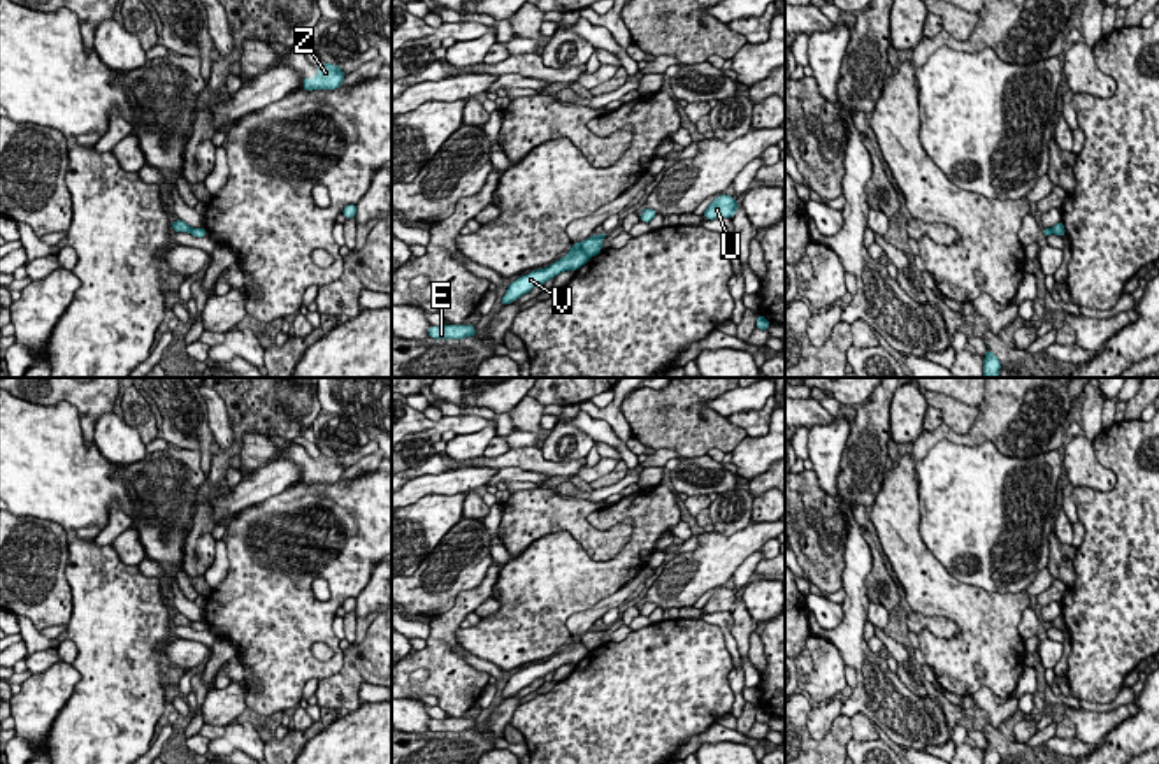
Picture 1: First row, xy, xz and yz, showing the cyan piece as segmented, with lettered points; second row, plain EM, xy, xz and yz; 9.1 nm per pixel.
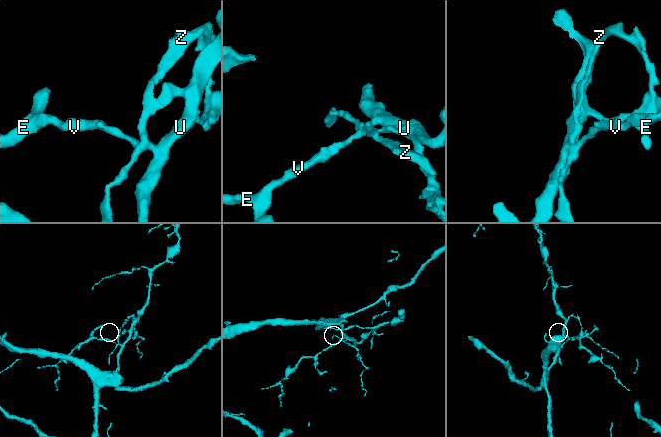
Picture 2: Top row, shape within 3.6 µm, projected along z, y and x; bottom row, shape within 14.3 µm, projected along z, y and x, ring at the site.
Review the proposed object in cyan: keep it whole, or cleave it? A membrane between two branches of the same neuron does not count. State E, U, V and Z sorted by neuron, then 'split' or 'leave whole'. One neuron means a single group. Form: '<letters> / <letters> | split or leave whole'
E V / U Z | split

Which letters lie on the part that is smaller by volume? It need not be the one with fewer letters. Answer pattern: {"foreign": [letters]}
{"foreign": ["E", "V"]}

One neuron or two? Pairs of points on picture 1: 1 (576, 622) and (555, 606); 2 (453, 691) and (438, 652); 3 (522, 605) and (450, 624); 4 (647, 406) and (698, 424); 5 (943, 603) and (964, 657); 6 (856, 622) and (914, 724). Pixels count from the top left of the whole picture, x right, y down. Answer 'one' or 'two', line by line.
1: two
2: one
3: two
4: one
5: one
6: one

